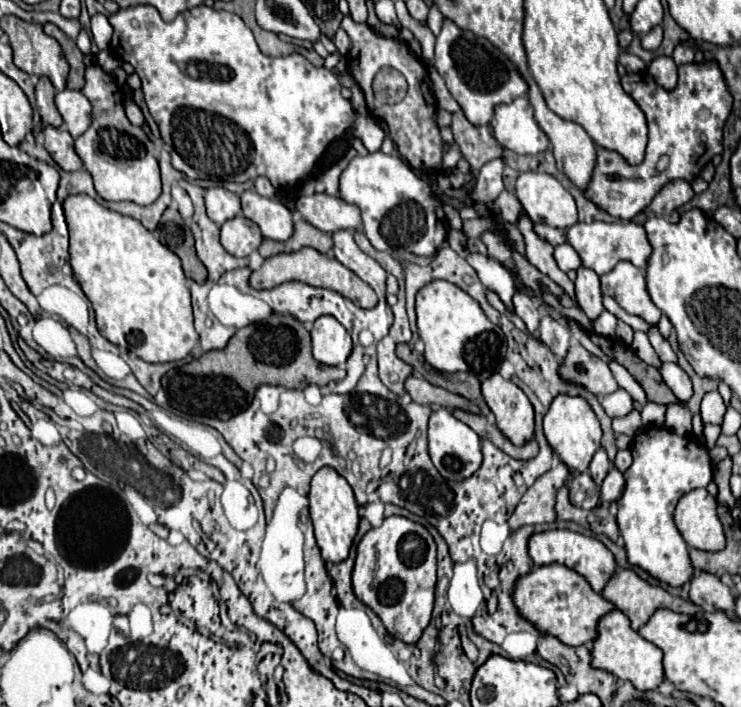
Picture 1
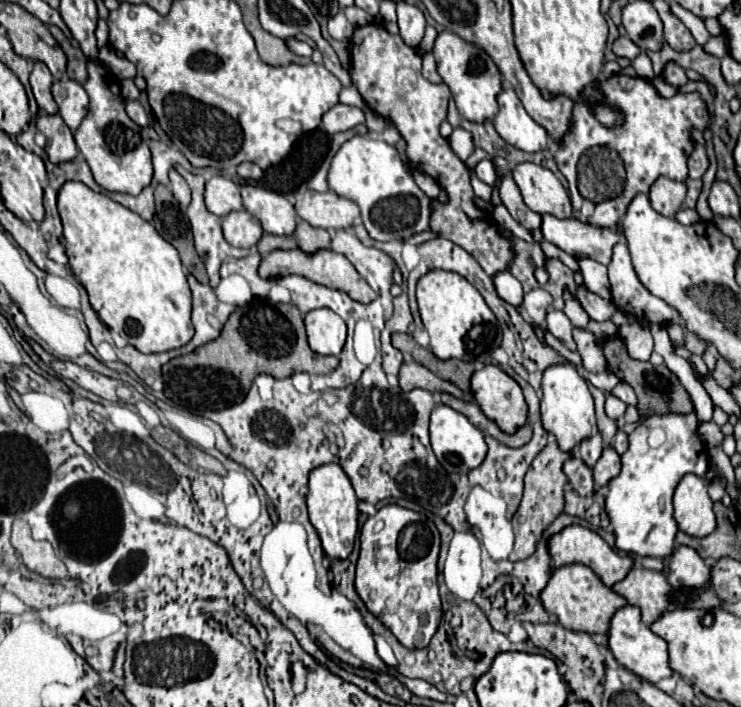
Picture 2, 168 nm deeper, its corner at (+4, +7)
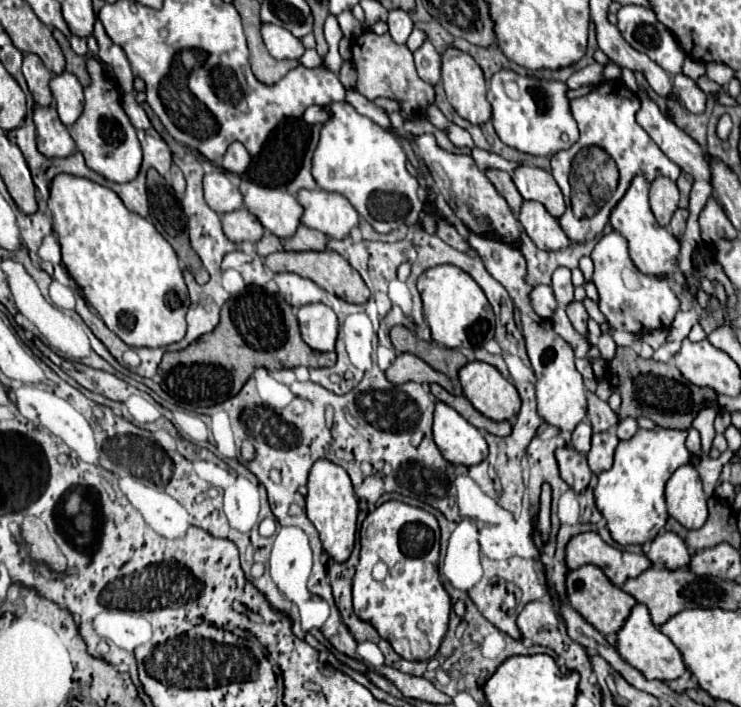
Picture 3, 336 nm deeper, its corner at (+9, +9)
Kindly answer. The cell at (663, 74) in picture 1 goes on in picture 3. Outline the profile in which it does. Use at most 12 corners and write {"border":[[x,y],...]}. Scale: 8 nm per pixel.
{"border":[[674,75],[678,99],[690,113],[706,111],[708,95],[686,75]]}

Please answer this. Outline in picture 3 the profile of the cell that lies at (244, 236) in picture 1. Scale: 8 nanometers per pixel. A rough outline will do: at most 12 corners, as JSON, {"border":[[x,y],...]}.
{"border":[[246,207],[222,215],[226,237],[256,243],[262,223]]}

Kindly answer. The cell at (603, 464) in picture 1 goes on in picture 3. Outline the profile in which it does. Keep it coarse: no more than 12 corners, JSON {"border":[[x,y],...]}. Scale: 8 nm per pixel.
{"border":[[584,419],[572,431],[572,445],[580,453],[590,451],[592,427]]}

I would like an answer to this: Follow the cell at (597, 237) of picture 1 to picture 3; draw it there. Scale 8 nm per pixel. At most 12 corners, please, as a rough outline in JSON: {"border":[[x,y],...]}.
{"border":[[522,201],[518,221],[536,247],[570,245],[558,219],[538,201]]}

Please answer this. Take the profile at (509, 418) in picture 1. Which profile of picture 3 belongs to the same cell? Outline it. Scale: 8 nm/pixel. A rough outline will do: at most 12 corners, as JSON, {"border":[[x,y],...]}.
{"border":[[488,363],[460,369],[464,397],[486,417],[518,415],[516,387]]}

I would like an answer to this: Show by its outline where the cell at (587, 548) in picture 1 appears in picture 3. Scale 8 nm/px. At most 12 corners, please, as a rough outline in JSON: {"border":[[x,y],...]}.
{"border":[[598,533],[566,547],[570,569],[596,565],[618,587],[652,567],[646,555],[612,547]]}

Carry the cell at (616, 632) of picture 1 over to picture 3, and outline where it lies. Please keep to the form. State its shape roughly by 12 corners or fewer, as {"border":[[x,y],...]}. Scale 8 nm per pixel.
{"border":[[636,605],[618,651],[648,679],[684,671],[678,647]]}

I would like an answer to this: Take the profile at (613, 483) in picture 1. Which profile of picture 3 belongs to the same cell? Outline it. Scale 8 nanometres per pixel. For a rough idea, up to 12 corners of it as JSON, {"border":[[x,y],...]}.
{"border":[[616,427],[592,435],[588,465],[592,473],[612,467],[620,439]]}

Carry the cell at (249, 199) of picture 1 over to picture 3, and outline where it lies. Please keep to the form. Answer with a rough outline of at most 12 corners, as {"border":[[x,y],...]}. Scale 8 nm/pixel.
{"border":[[242,181],[244,207],[282,239],[296,233],[304,209],[282,189]]}

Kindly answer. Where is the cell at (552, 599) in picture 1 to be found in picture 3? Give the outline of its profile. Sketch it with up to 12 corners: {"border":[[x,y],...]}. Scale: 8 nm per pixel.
{"border":[[596,565],[570,571],[570,605],[602,635],[618,633],[636,599]]}

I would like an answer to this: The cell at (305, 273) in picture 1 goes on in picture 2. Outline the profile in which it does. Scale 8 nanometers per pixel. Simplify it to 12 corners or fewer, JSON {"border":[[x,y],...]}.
{"border":[[271,251],[259,277],[301,275],[371,303],[375,291],[343,255]]}

